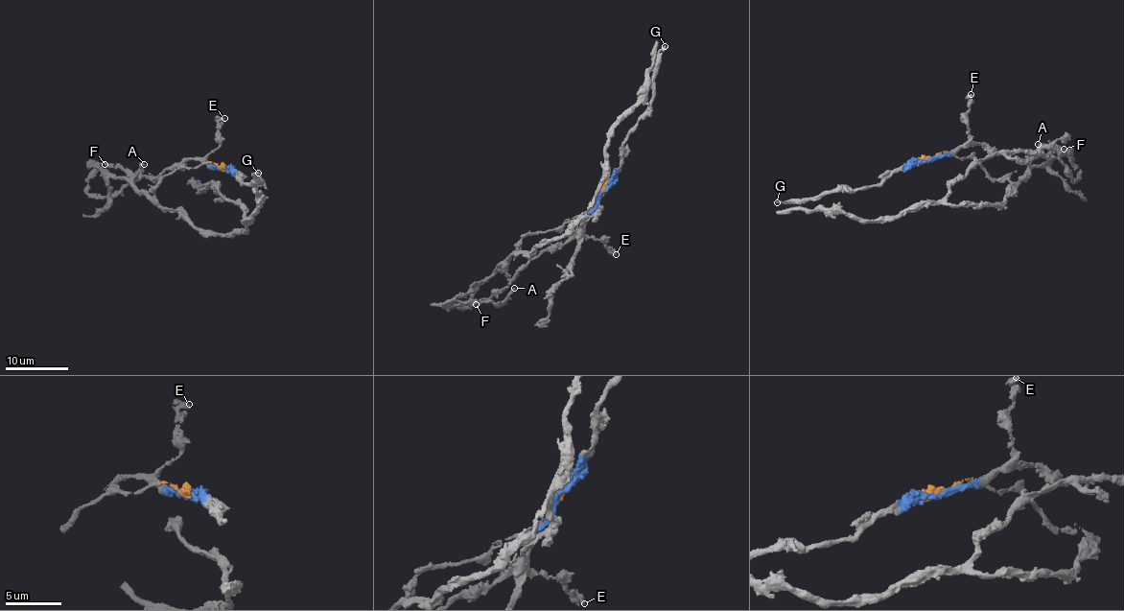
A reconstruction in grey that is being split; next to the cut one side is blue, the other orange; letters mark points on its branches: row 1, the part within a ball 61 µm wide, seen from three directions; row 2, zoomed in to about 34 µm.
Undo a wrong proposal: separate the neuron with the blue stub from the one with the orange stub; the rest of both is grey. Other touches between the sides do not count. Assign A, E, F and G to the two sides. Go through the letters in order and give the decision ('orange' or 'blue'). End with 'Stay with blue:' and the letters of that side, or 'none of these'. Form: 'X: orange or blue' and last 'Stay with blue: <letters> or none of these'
A: blue
E: blue
F: blue
G: blue
Stay with blue: A, E, F, G

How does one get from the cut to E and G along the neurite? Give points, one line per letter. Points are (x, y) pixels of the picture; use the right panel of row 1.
E: (927, 159), (944, 155), (966, 142), (971, 94)
G: (927, 159), (919, 159), (873, 185), (852, 189), (838, 188), (813, 198), (776, 202)

